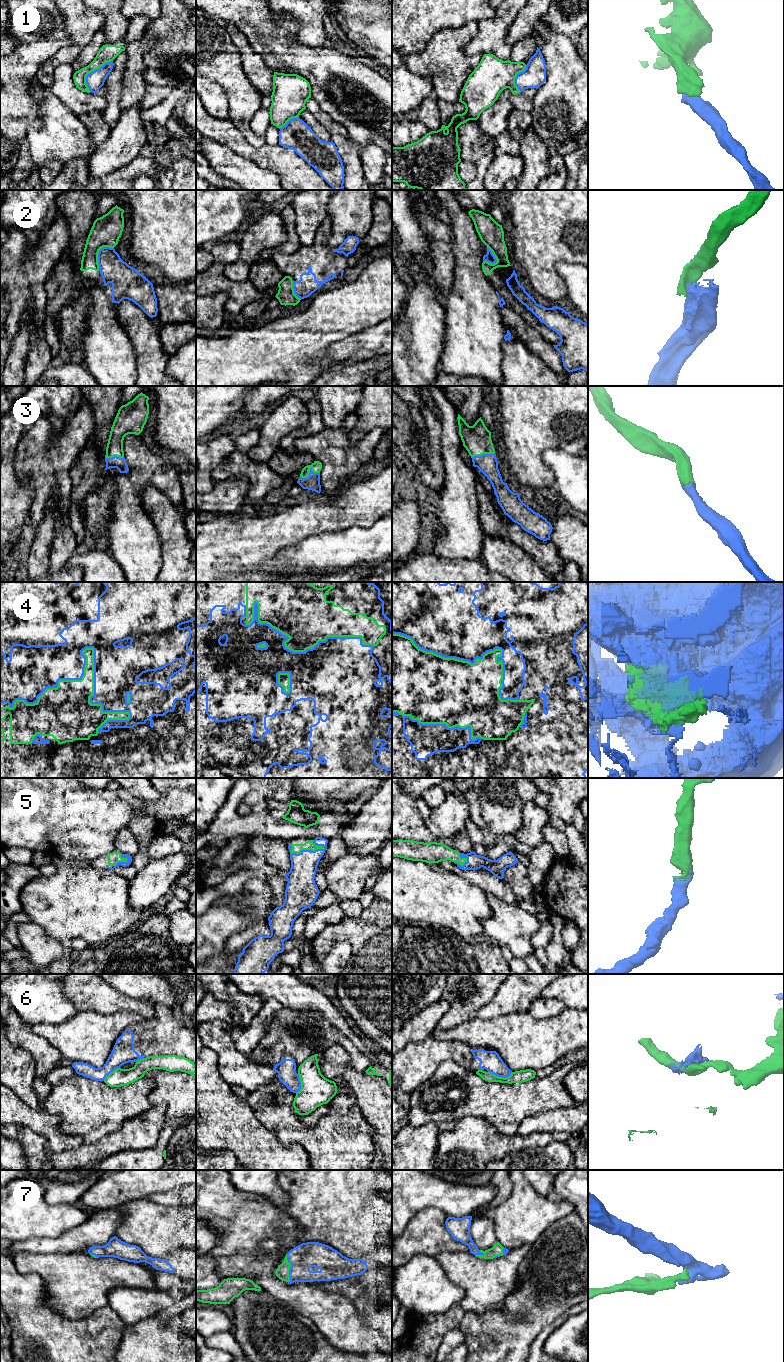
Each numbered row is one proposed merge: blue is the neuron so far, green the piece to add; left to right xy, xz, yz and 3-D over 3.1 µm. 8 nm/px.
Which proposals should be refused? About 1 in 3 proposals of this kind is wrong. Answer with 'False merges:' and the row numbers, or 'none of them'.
False merges: 1, 2, 6

